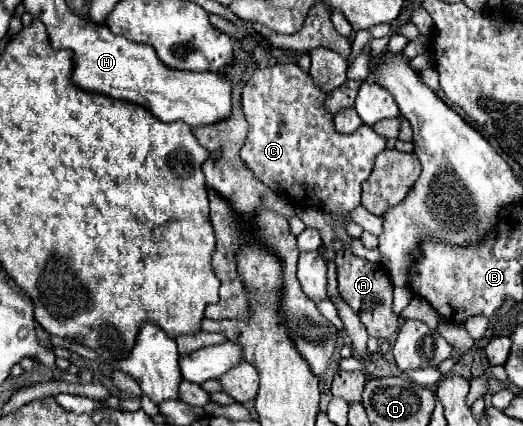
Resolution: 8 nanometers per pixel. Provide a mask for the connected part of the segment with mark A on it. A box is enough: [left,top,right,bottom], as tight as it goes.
[334,249,398,339]

